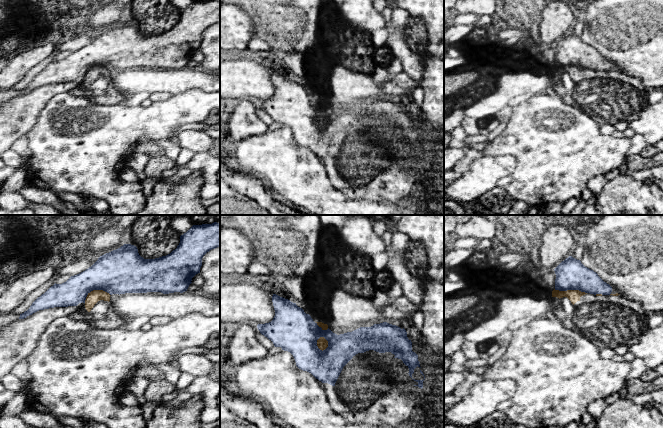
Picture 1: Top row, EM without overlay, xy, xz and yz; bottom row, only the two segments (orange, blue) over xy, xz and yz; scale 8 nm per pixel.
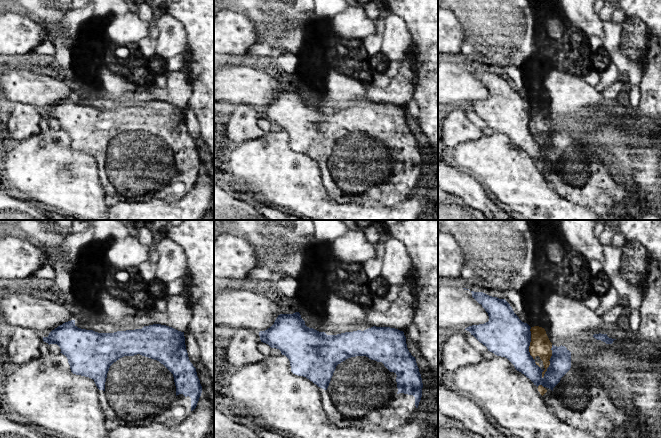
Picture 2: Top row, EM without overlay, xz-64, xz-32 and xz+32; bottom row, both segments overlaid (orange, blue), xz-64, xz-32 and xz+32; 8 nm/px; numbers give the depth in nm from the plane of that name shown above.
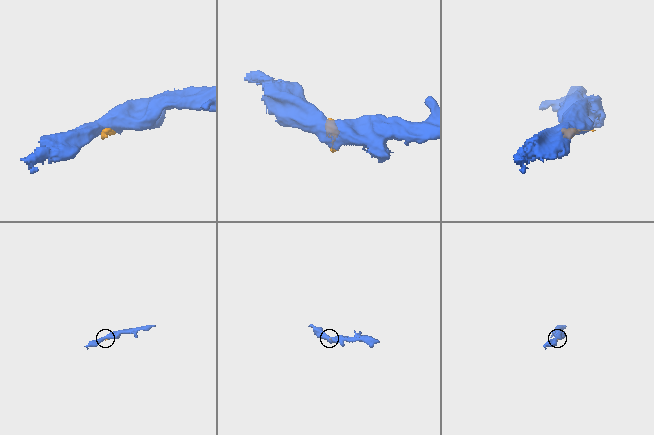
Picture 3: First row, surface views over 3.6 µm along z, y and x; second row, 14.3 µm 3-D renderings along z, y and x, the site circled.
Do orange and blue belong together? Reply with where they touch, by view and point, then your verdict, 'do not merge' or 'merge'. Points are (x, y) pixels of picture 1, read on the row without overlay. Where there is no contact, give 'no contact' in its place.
contact xz (317, 120); do not merge

